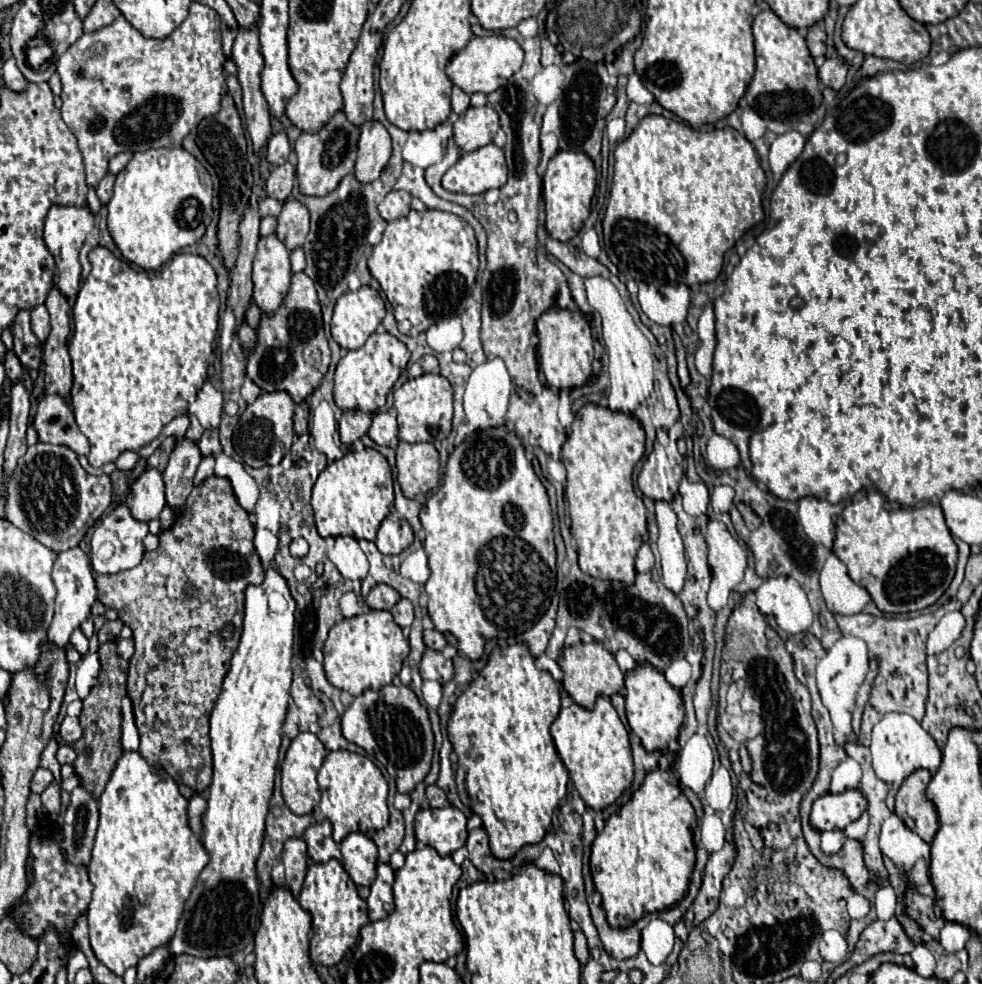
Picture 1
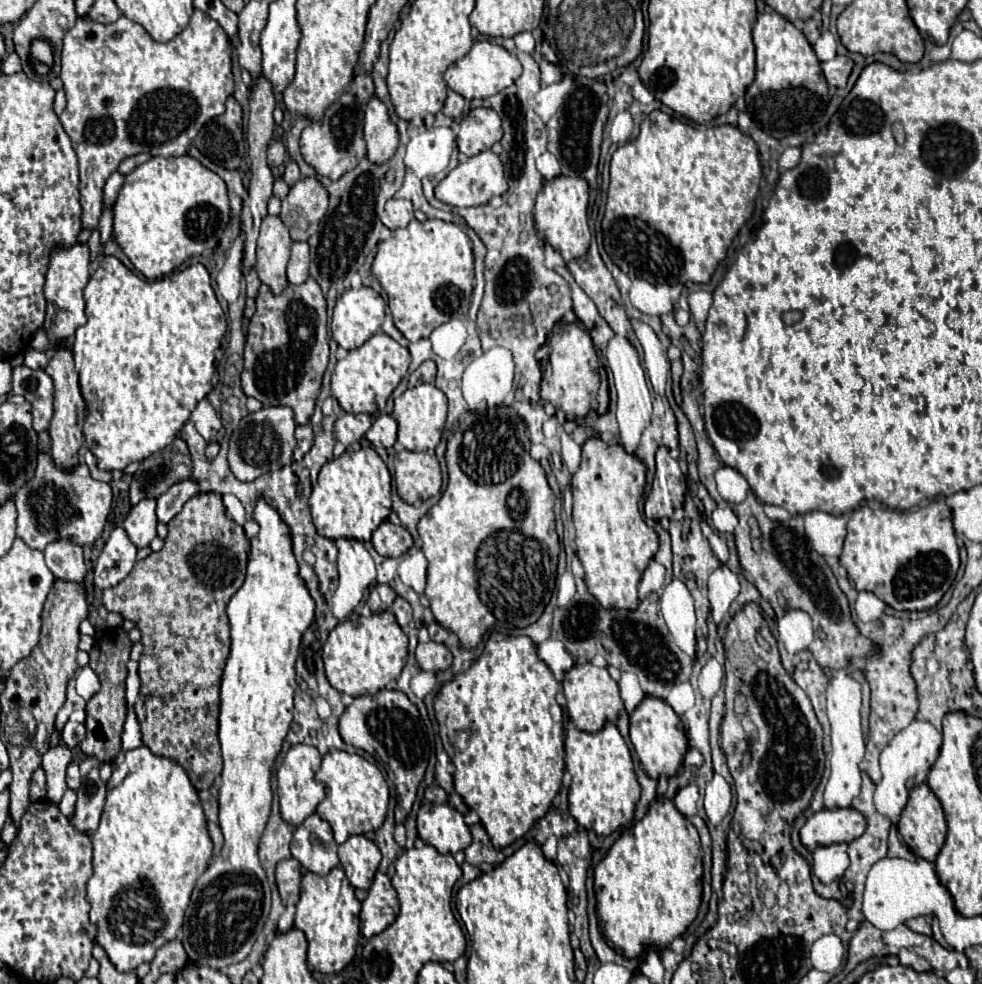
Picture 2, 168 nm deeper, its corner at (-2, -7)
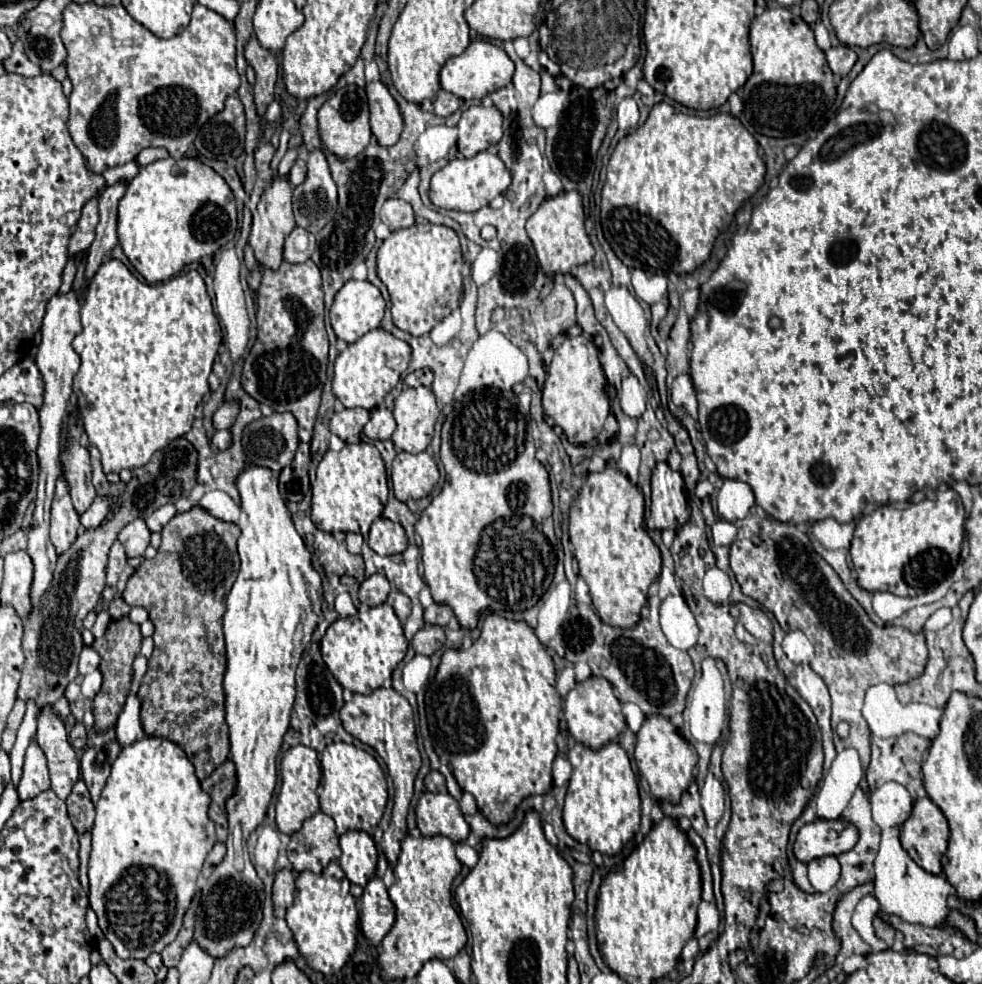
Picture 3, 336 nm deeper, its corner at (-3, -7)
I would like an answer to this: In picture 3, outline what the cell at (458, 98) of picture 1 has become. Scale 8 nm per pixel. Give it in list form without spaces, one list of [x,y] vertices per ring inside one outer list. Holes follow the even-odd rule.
[[[440,91],[434,101],[434,113],[440,117],[450,117],[460,107],[460,99],[448,91]]]

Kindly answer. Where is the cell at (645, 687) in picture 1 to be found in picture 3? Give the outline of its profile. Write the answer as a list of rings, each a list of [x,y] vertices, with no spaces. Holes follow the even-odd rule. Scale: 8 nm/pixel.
[[[650,715],[644,719],[642,729],[636,733],[636,767],[638,773],[648,781],[650,793],[658,801],[672,801],[678,803],[680,795],[688,789],[690,781],[696,773],[698,755],[694,747],[678,733],[678,729],[670,723],[670,719],[662,715]]]

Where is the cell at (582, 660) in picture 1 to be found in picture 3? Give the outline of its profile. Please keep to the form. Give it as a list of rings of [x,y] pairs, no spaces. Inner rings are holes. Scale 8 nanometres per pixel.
[[[588,677],[586,681],[576,683],[576,687],[568,691],[564,701],[564,717],[568,721],[572,737],[590,749],[600,749],[626,729],[626,719],[622,715],[620,701],[616,699],[612,685],[604,677]]]

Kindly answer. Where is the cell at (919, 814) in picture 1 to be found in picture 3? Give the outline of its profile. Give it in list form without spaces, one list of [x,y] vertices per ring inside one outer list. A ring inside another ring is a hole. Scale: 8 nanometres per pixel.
[[[918,799],[900,829],[902,847],[928,873],[942,873],[942,857],[948,845],[948,821],[930,799]]]

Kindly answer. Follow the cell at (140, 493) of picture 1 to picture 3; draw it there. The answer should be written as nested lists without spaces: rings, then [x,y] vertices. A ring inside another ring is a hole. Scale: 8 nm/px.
[[[136,519],[136,521],[128,523],[120,531],[118,541],[124,545],[128,557],[144,557],[144,551],[150,545],[150,529],[146,527],[146,521]]]

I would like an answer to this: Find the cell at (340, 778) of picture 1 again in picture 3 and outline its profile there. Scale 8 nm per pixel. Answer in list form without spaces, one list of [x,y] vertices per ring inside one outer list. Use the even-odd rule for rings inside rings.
[[[332,743],[320,753],[320,763],[322,763],[322,783],[318,787],[320,809],[334,819],[336,833],[342,835],[354,829],[372,833],[382,819],[388,799],[386,777],[378,761],[370,753],[354,745]]]

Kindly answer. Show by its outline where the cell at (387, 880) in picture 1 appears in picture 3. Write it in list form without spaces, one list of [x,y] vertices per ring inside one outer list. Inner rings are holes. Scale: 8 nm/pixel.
[[[372,877],[368,881],[358,901],[358,909],[360,909],[360,927],[368,943],[378,947],[382,937],[392,929],[396,919],[394,903],[390,901],[386,885],[380,877]]]

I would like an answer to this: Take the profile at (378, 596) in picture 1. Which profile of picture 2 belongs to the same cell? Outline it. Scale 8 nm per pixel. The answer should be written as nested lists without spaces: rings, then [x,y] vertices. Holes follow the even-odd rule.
[[[375,585],[367,597],[367,605],[371,607],[373,613],[379,613],[379,611],[385,611],[395,597],[397,593],[389,585]]]

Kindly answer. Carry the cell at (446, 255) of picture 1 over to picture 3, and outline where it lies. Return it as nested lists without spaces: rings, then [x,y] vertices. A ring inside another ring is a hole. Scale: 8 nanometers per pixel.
[[[412,225],[392,231],[378,249],[378,277],[386,285],[392,303],[394,325],[412,337],[422,337],[460,305],[464,293],[462,265],[464,253],[454,229],[446,225]]]

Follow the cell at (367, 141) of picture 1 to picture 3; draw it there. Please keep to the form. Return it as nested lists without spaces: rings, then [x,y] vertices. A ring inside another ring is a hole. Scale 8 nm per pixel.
[[[376,81],[366,85],[368,105],[370,105],[370,127],[378,145],[392,147],[402,135],[402,115],[398,103],[388,93],[388,89]]]

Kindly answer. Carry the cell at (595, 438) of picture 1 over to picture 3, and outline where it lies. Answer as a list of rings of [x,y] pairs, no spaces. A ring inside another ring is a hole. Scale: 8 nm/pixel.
[[[606,465],[600,473],[588,473],[580,489],[576,503],[570,509],[570,541],[574,545],[574,555],[580,565],[580,575],[584,577],[592,605],[600,619],[614,627],[634,627],[640,619],[640,609],[648,601],[648,587],[660,573],[660,549],[650,539],[644,529],[644,495],[638,485],[634,485],[616,465]]]

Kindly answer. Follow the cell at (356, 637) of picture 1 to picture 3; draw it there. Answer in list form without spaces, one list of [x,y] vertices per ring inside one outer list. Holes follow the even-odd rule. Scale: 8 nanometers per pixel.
[[[388,603],[370,607],[366,611],[358,611],[352,617],[336,619],[328,627],[320,643],[322,659],[328,665],[334,679],[344,689],[360,695],[370,695],[372,691],[382,687],[392,677],[392,671],[398,667],[398,663],[404,659],[406,649],[408,643],[402,631],[402,623]]]

